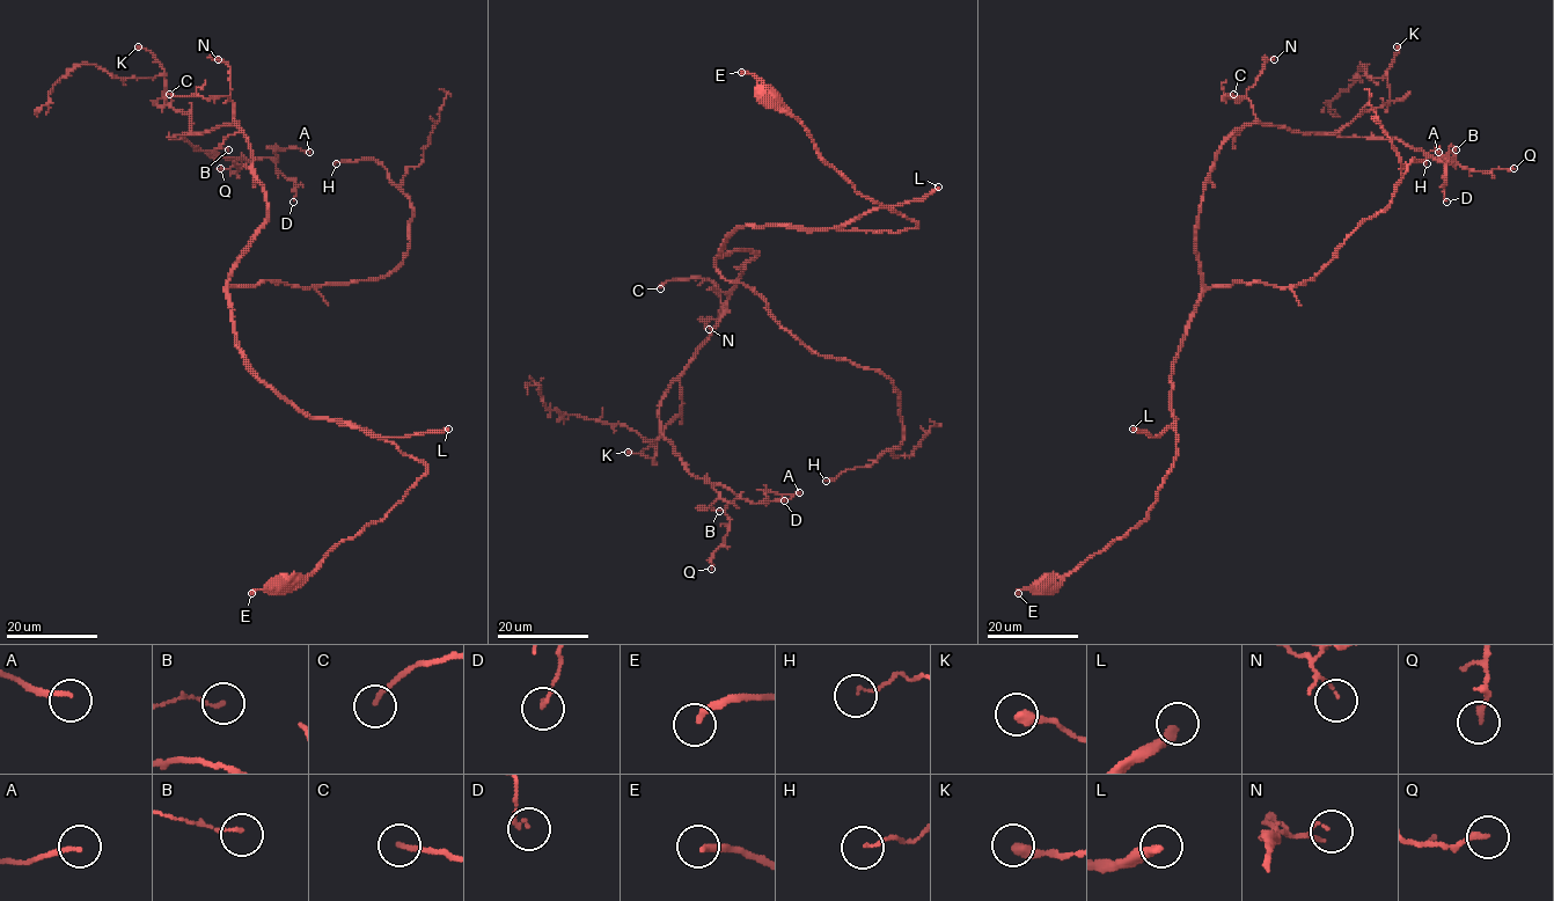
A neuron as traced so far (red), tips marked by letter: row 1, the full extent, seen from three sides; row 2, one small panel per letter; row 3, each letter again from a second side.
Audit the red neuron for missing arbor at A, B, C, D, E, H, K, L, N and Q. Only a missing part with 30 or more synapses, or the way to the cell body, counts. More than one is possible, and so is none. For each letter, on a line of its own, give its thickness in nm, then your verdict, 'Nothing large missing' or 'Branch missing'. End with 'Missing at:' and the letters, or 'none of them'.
A: Thickness 170 nm. Nothing large missing
B: Thickness 140 nm. Nothing large missing
C: Thickness 170 nm. Nothing large missing
D: Thickness 120 nm. Nothing large missing
E: Thickness 240 nm. Nothing large missing
H: Thickness 80 nm. Nothing large missing
K: Thickness 400 nm. Nothing large missing
L: Thickness 360 nm. Branch missing
N: Thickness 70 nm. Nothing large missing
Q: Thickness 180 nm. Nothing large missing
Missing at: L

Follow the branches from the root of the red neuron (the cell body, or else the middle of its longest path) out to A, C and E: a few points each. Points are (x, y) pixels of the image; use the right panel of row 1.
A: (1040, 585), (1143, 521), (1178, 456), (1171, 373), (1218, 148), (1270, 124), (1438, 152)
C: (1040, 585), (1143, 521), (1178, 456), (1171, 373), (1202, 287), (1203, 183), (1256, 121), (1233, 94)
E: (1040, 585), (1019, 588), (1018, 593)

